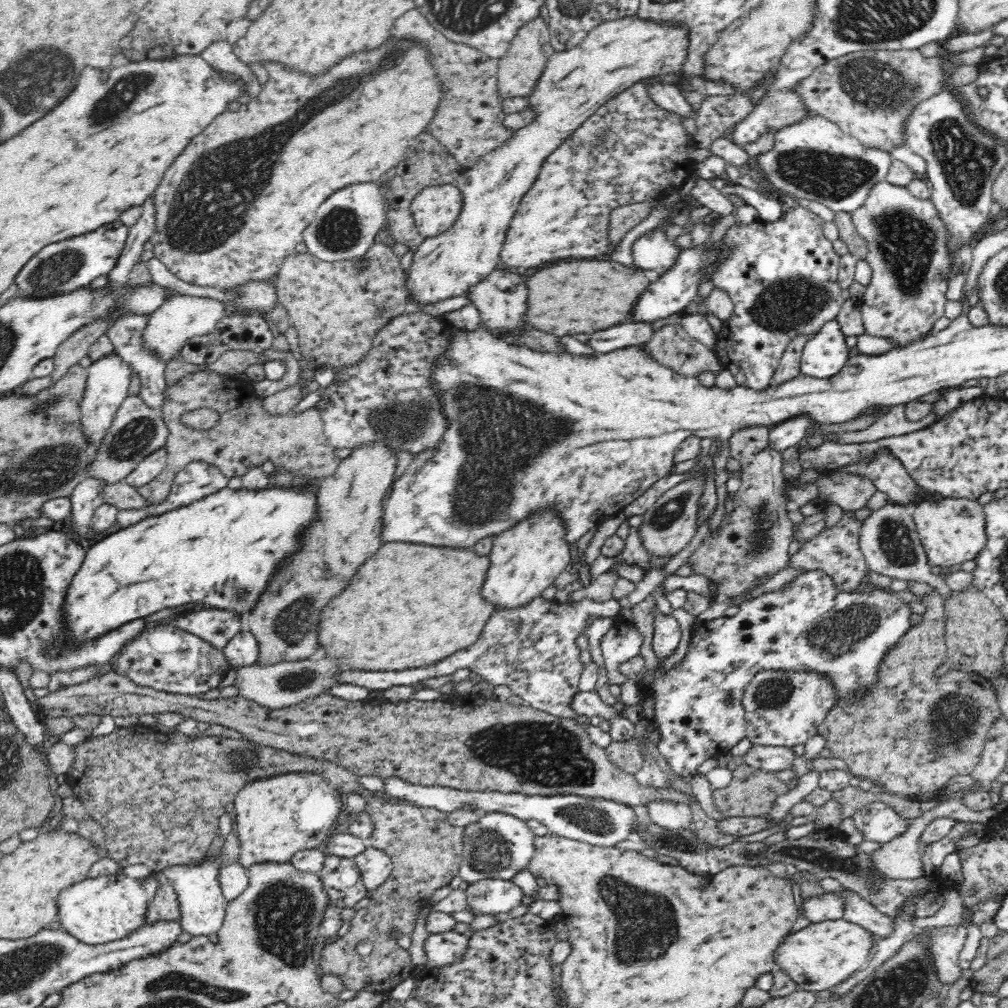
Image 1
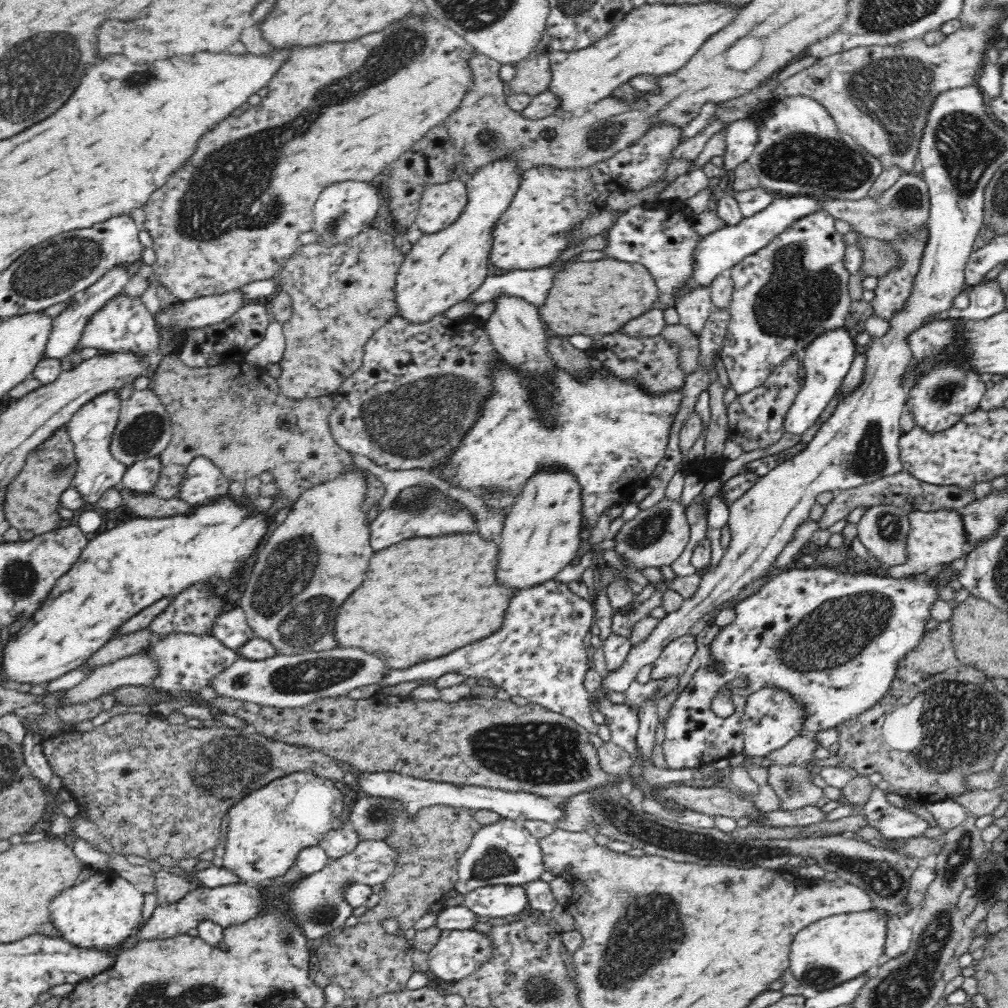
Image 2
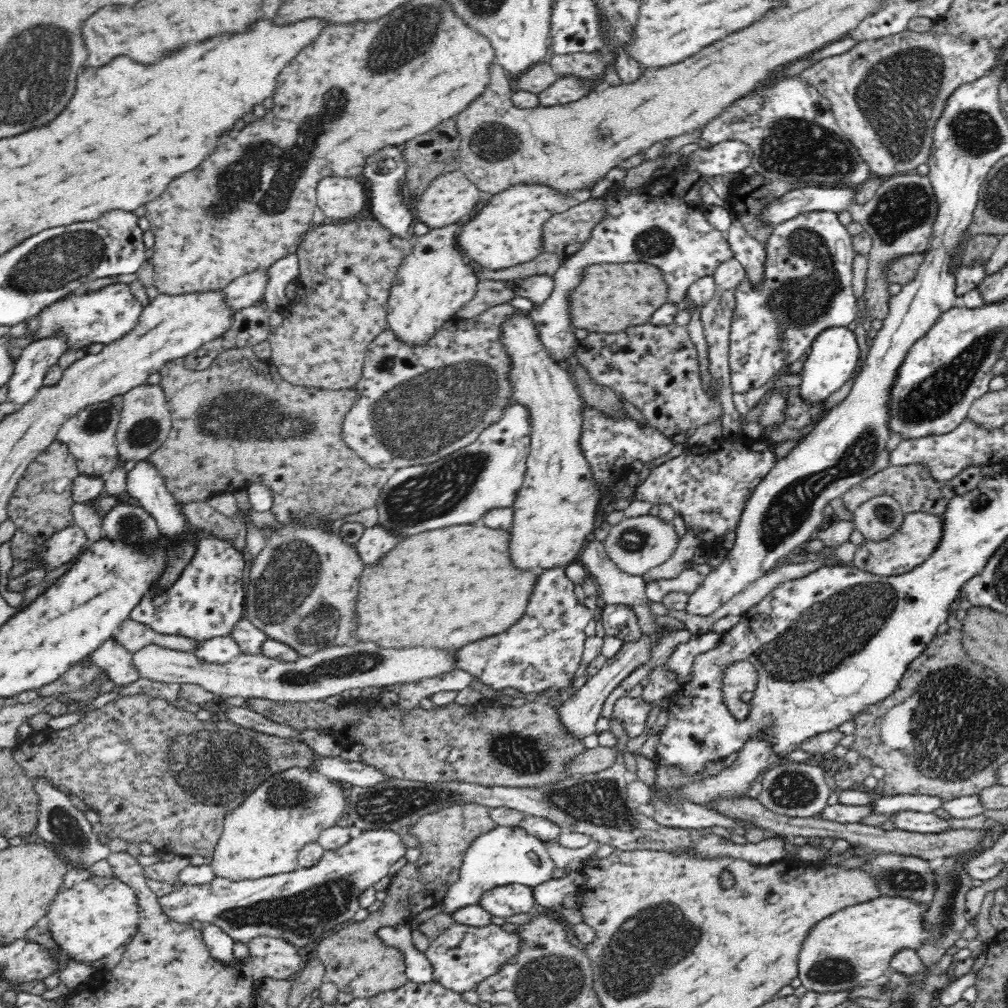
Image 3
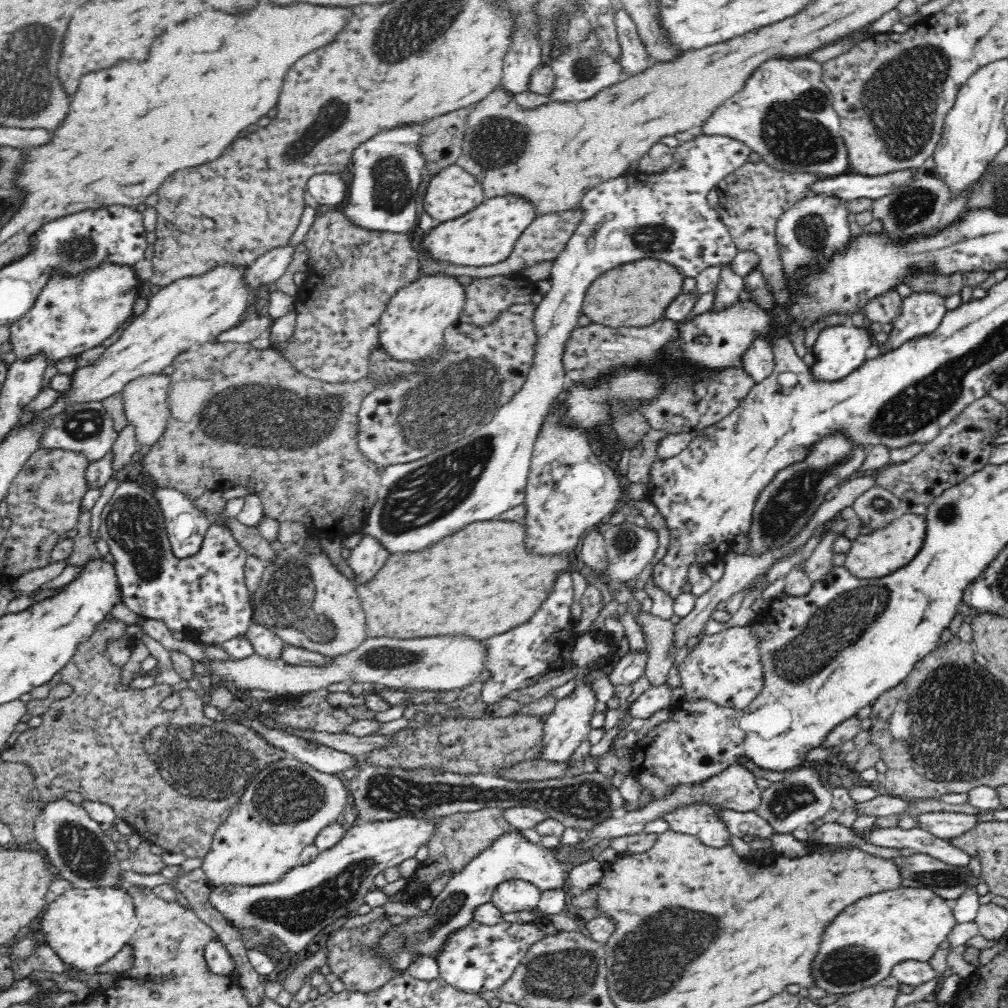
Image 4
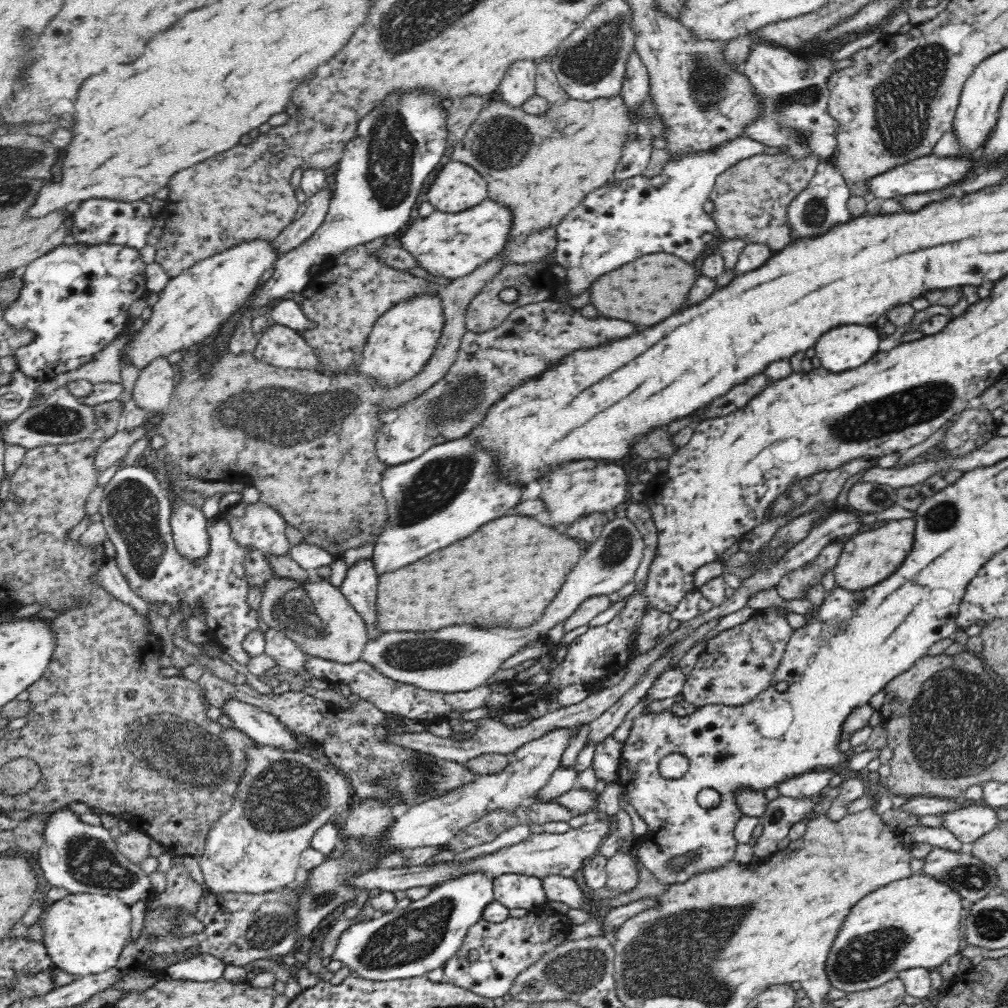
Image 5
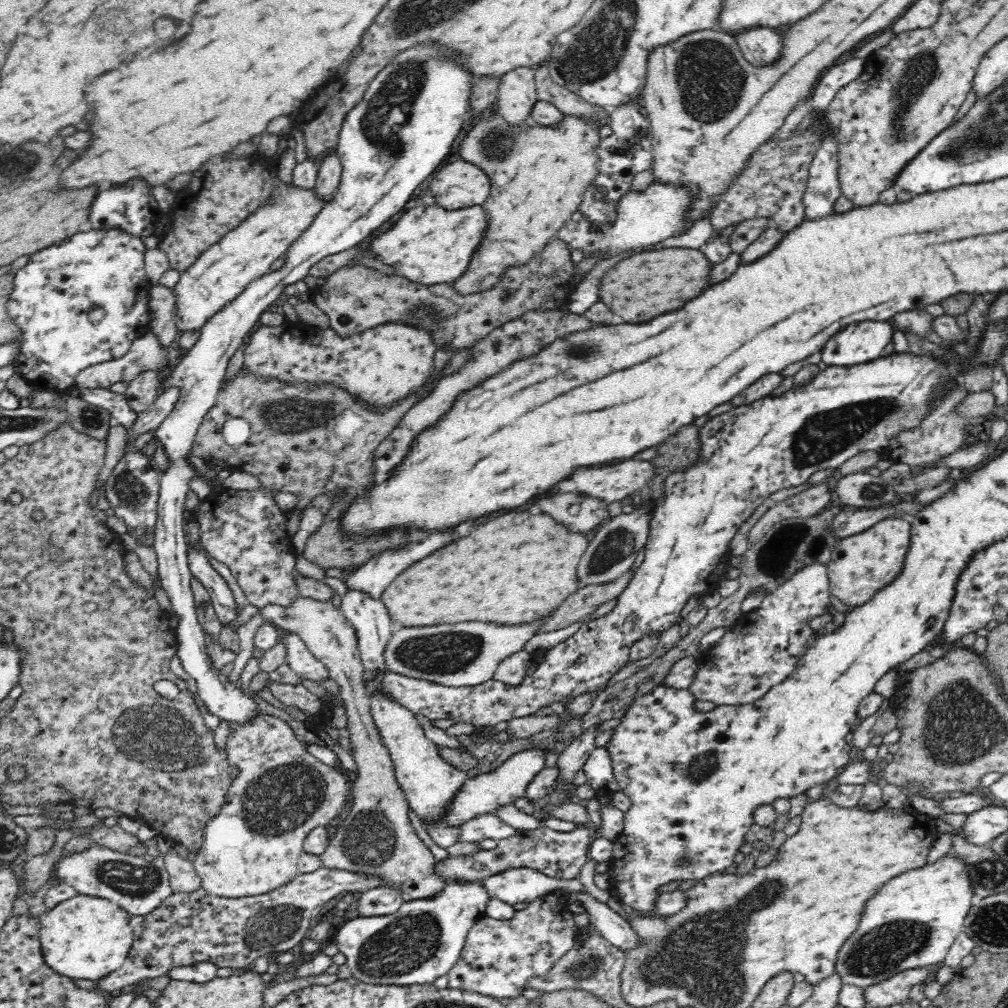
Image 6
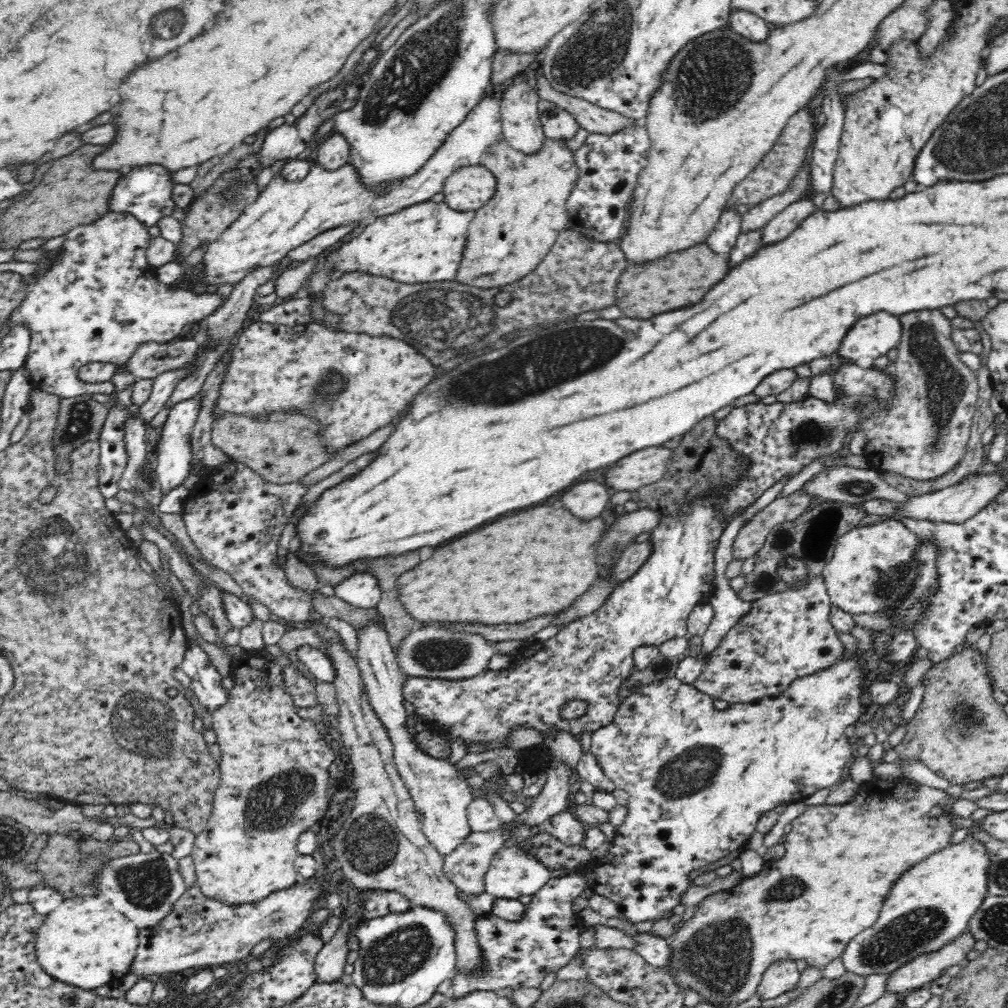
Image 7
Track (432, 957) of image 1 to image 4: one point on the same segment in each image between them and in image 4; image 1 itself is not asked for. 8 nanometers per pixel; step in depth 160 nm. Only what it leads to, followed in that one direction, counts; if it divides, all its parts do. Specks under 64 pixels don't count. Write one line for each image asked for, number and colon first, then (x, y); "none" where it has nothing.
2: (457, 953)
3: (463, 955)
4: (476, 958)

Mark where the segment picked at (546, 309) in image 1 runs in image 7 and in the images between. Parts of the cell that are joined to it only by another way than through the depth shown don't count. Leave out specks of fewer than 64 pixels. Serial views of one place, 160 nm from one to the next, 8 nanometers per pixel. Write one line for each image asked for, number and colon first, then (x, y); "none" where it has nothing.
2: (623, 291)
3: (611, 297)
4: (635, 294)
5: (647, 290)
6: (638, 288)
7: (646, 289)

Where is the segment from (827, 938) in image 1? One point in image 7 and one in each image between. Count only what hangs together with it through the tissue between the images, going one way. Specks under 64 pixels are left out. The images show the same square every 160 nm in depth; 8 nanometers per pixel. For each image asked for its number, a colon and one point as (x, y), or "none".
2: (833, 950)
3: (856, 944)
4: (859, 949)
5: (915, 921)
6: (912, 922)
7: (930, 906)

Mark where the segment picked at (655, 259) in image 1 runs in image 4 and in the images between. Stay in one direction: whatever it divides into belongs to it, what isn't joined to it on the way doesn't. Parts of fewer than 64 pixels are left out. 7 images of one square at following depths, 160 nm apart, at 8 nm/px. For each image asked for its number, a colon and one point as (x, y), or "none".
2: (663, 240)
3: (662, 225)
4: (665, 216)

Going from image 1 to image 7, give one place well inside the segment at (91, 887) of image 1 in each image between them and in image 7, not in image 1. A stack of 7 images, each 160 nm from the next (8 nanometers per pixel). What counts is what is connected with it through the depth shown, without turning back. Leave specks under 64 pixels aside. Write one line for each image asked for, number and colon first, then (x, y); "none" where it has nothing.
2: (100, 912)
3: (90, 920)
4: (85, 928)
5: (84, 934)
6: (88, 937)
7: (84, 941)

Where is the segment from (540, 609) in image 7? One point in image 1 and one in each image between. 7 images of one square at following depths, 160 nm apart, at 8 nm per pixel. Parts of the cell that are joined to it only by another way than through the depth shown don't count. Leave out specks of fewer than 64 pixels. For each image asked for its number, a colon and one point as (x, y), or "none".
1: (409, 606)
2: (423, 598)
3: (447, 588)
4: (481, 582)
5: (505, 574)
6: (515, 569)

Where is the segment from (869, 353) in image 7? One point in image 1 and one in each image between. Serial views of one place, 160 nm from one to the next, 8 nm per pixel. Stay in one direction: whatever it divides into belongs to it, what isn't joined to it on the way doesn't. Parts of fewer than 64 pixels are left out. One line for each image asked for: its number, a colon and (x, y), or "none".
1: (825, 353)
2: (827, 359)
3: (833, 355)
4: (839, 350)
5: (845, 348)
6: (863, 342)

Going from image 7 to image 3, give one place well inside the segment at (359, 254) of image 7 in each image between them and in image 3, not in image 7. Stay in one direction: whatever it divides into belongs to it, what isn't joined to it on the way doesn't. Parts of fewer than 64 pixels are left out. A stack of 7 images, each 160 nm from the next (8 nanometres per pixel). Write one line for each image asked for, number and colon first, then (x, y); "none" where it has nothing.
3: (508, 230)
4: (486, 235)
5: (451, 245)
6: (432, 247)

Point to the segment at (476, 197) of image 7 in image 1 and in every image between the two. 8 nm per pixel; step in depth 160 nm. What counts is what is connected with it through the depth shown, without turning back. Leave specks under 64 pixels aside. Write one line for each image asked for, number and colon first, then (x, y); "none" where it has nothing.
1: (434, 210)
2: (441, 204)
3: (449, 197)
4: (452, 192)
5: (457, 186)
6: (457, 183)

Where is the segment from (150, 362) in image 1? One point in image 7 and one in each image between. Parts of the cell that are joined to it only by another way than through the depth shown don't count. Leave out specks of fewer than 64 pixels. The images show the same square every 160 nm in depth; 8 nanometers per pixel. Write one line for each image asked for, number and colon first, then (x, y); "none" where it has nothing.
2: (124, 325)
3: (102, 317)
4: (72, 314)
5: (75, 298)
6: (84, 301)
7: (96, 299)

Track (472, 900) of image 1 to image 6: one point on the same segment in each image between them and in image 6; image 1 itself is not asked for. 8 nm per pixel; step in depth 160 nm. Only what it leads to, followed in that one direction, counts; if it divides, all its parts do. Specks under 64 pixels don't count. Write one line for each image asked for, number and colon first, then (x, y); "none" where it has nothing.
2: (498, 901)
3: (503, 901)
4: (515, 895)
5: (512, 890)
6: (511, 886)

